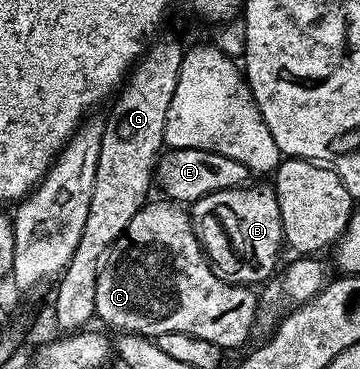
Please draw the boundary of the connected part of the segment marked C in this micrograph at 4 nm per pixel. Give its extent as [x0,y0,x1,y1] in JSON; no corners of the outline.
[95,202,259,350]

